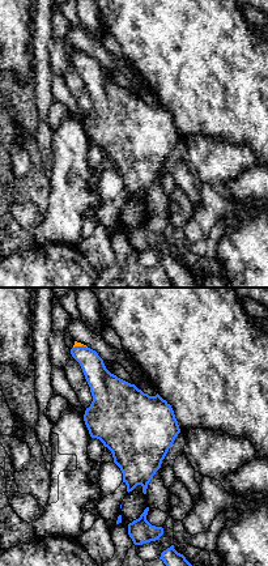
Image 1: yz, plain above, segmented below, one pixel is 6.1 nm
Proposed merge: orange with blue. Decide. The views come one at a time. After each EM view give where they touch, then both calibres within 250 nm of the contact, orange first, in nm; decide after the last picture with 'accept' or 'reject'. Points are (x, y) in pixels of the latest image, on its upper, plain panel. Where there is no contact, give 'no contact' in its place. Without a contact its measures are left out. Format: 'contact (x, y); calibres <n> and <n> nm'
contact (80, 52); calibres 30 and 160 nm

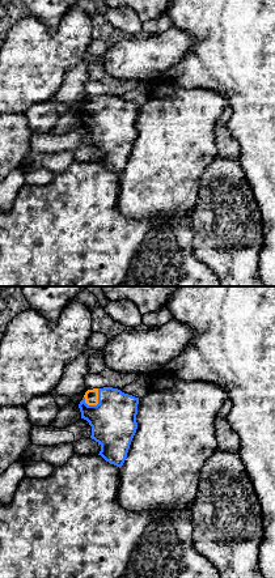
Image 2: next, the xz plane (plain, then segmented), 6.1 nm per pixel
contact (97, 107); calibres 80 and 280 nm

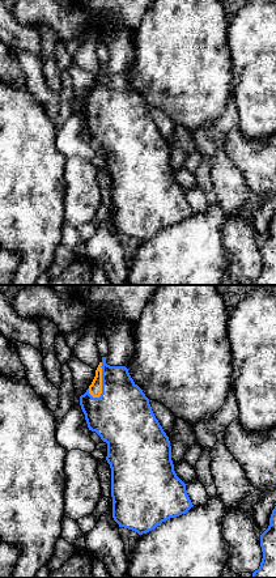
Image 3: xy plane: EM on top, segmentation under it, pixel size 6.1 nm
contact (101, 89); calibres 80 and 380 nm

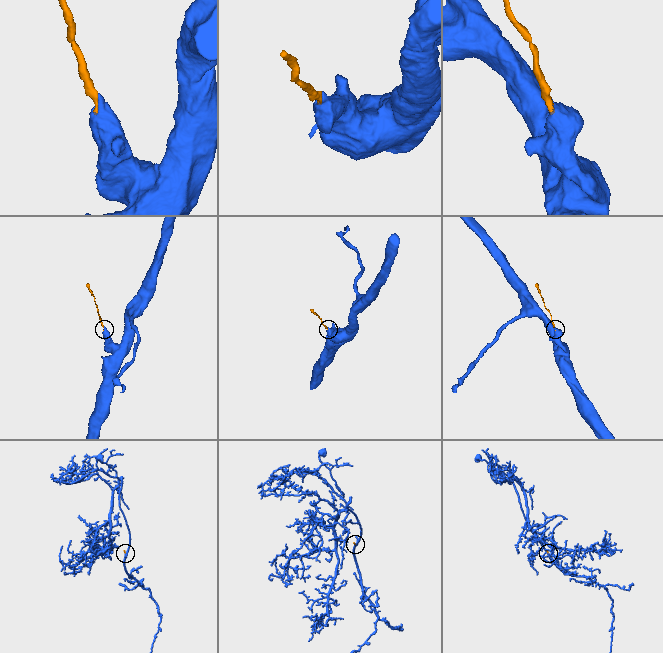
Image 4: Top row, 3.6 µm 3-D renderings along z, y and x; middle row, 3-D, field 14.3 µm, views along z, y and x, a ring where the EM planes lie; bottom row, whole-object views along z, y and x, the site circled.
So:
accept

